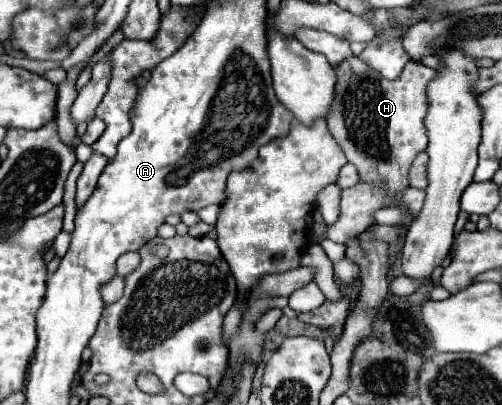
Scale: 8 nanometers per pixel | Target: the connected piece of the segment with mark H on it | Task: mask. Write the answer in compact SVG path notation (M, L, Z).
M359 56L345 58L341 66L335 66L337 90L333 98L333 110L329 110L327 126L333 138L343 148L347 160L357 166L361 182L379 184L385 180L389 194L397 196L409 186L407 170L417 152L427 148L427 132L423 116L427 110L425 86L435 76L433 68L421 62L409 60L399 78L381 78Z

